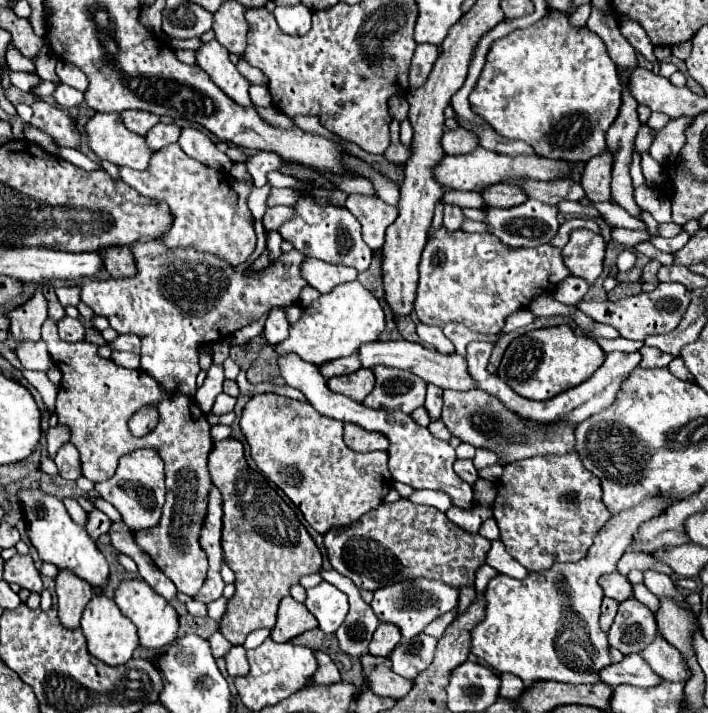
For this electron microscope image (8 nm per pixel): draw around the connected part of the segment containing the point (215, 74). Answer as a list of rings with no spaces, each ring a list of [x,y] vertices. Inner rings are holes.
[[[214,38],[196,50],[196,64],[212,78],[212,82],[240,106],[250,106],[250,82],[230,62],[228,50]]]

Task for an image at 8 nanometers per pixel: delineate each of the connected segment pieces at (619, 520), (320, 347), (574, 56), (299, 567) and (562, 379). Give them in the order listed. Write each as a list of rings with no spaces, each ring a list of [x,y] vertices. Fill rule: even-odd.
[[[648,498],[634,508],[614,514],[580,562],[554,564],[546,572],[528,572],[524,580],[504,574],[494,576],[486,588],[486,618],[470,632],[472,652],[498,674],[518,676],[526,688],[540,680],[598,684],[598,672],[612,664],[606,632],[598,626],[600,602],[604,598],[598,580],[616,570],[638,526],[660,516],[668,502],[668,498]]]
[[[346,282],[334,288],[330,294],[322,294],[310,306],[306,306],[302,310],[300,320],[290,324],[288,340],[276,344],[274,352],[278,356],[286,356],[294,352],[302,360],[314,366],[322,366],[324,362],[350,356],[366,342],[378,340],[384,326],[386,326],[384,310],[382,304],[374,298],[374,294],[366,290],[360,282]]]
[[[554,12],[528,28],[510,32],[490,46],[486,66],[468,100],[474,114],[490,124],[500,136],[524,140],[538,156],[588,162],[606,148],[606,130],[612,126],[622,106],[622,84],[602,40],[588,28],[572,28],[566,14]]]
[[[228,438],[214,444],[208,456],[208,472],[224,498],[222,550],[224,562],[236,574],[236,592],[220,618],[220,632],[232,646],[240,646],[252,630],[274,628],[280,600],[288,596],[288,588],[298,584],[304,574],[322,568],[322,554],[296,512],[268,486],[260,472],[248,468],[244,446],[238,440]]]
[[[566,324],[554,328],[532,330],[516,340],[504,352],[498,366],[498,376],[520,396],[530,400],[550,400],[568,388],[574,388],[590,378],[590,374],[604,362],[602,348],[588,336],[578,336]]]

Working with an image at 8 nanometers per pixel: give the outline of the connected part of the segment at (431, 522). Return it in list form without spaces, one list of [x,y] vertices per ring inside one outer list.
[[[406,498],[380,504],[352,526],[342,528],[342,532],[332,528],[324,536],[324,544],[332,568],[348,576],[358,588],[370,592],[412,578],[432,578],[456,588],[472,584],[476,570],[484,564],[490,550],[490,540],[480,534],[468,534],[452,524],[444,512],[412,504]]]

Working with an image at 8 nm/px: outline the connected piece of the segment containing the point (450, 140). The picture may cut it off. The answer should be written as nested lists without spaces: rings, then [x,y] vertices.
[[[454,130],[454,132],[446,132],[440,140],[442,150],[446,154],[464,154],[464,152],[472,152],[474,148],[478,148],[478,140],[472,132],[468,130]]]

